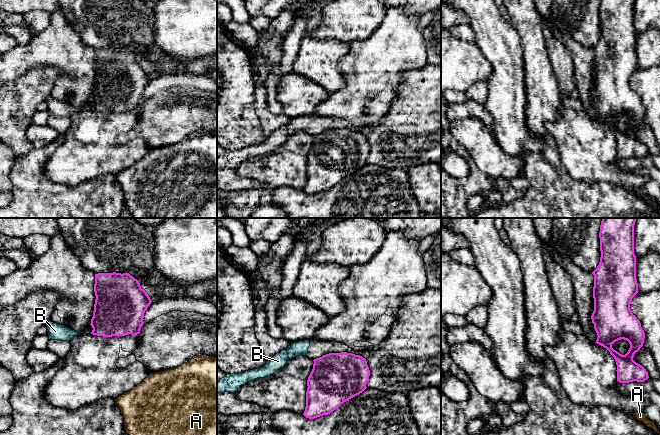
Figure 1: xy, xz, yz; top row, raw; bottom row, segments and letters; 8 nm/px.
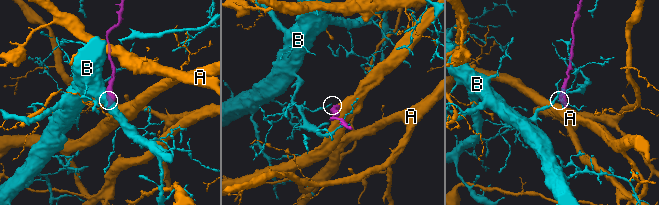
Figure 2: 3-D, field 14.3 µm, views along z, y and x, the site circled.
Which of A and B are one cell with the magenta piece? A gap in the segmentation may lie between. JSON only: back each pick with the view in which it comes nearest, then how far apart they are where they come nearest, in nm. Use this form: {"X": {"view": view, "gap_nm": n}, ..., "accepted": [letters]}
{"accepted": []}

